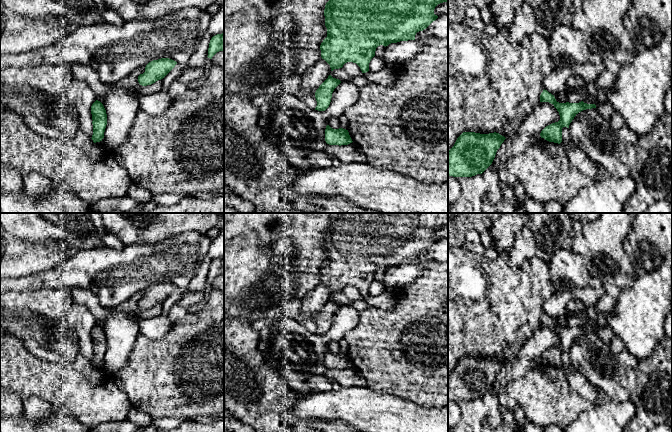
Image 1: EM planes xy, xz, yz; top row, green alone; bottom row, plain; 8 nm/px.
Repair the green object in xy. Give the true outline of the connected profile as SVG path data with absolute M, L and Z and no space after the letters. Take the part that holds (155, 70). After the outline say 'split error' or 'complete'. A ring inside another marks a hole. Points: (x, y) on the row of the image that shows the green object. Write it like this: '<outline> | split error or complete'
M161 58L149 62L145 67L145 72L138 76L138 82L142 86L147 86L163 79L177 64L169 58Z | complete

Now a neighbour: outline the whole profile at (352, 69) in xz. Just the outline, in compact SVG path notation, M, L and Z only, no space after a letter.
M347 62L343 65L342 69L350 76L351 79L362 74L360 67L353 62Z

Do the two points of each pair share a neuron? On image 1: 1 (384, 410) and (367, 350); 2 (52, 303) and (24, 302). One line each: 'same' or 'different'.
1: different
2: same

